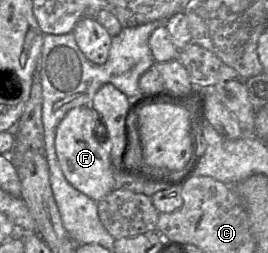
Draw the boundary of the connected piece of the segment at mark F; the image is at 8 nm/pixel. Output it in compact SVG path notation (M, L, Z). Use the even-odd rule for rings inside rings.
M79 106L68 111L58 124L55 135L56 155L65 178L96 202L116 190L115 170L108 153L108 141L99 137L100 126L105 132L100 115L91 106Z

